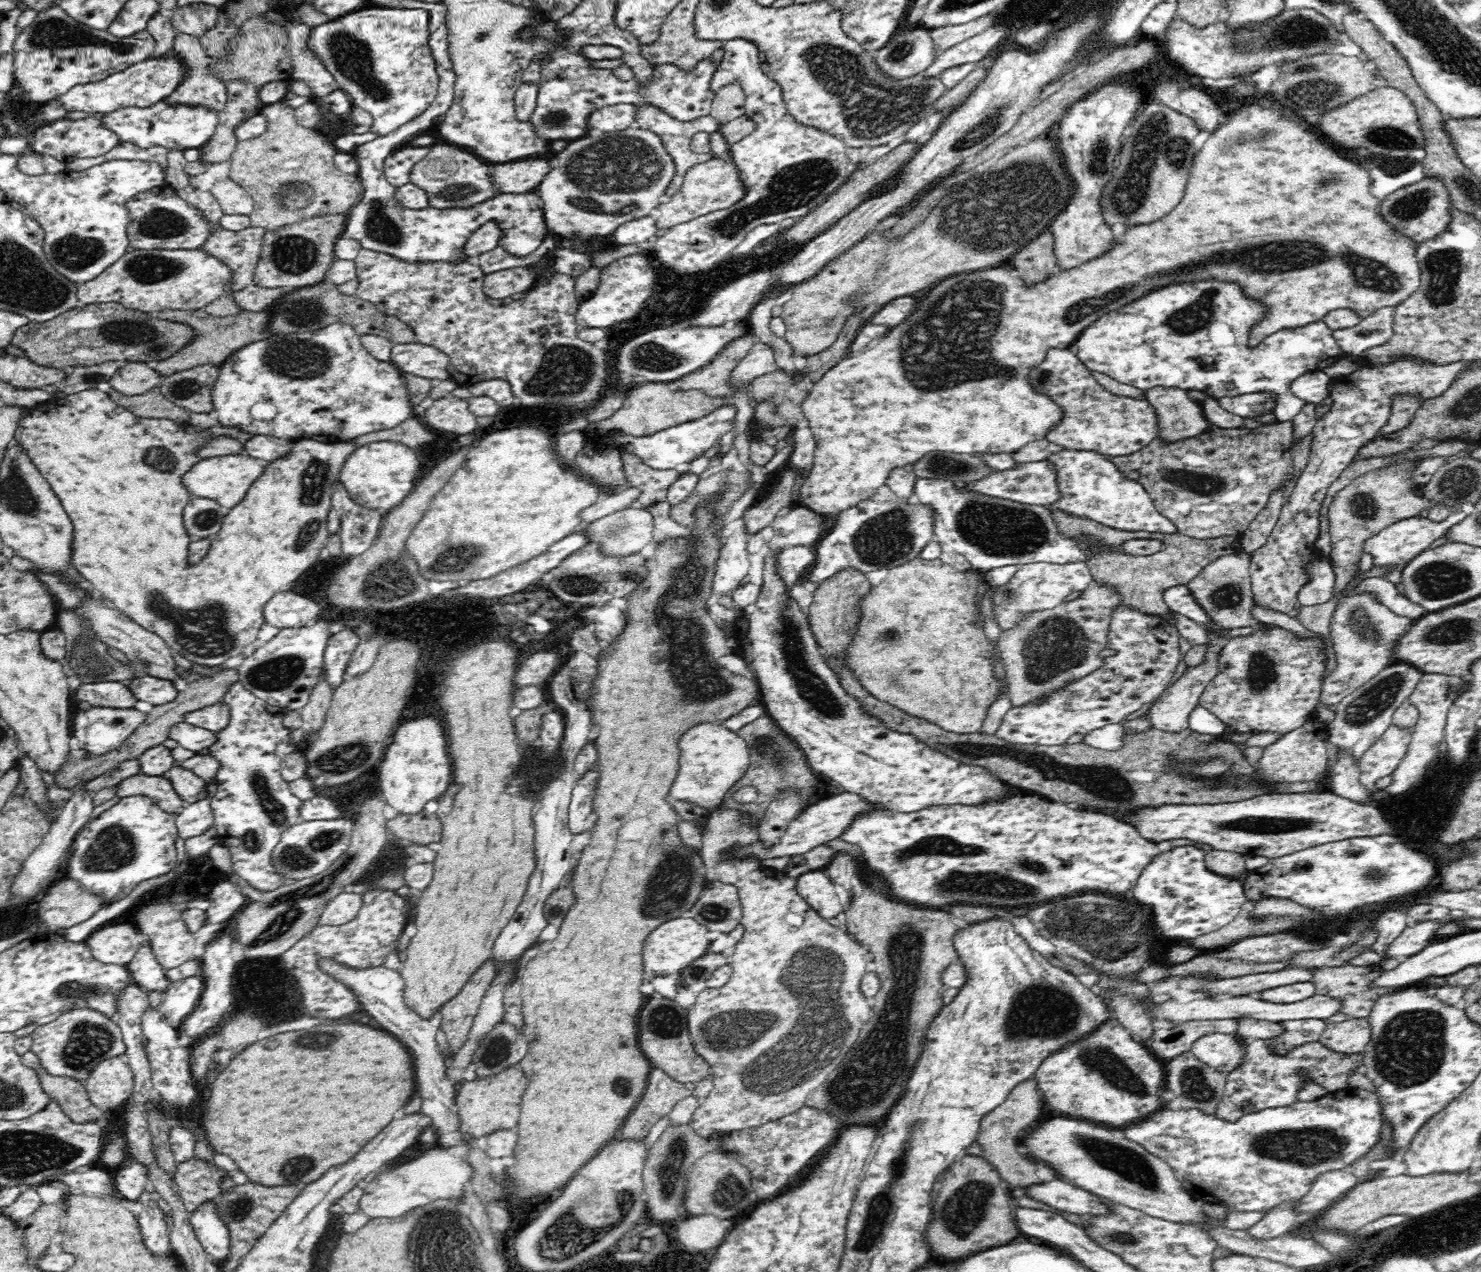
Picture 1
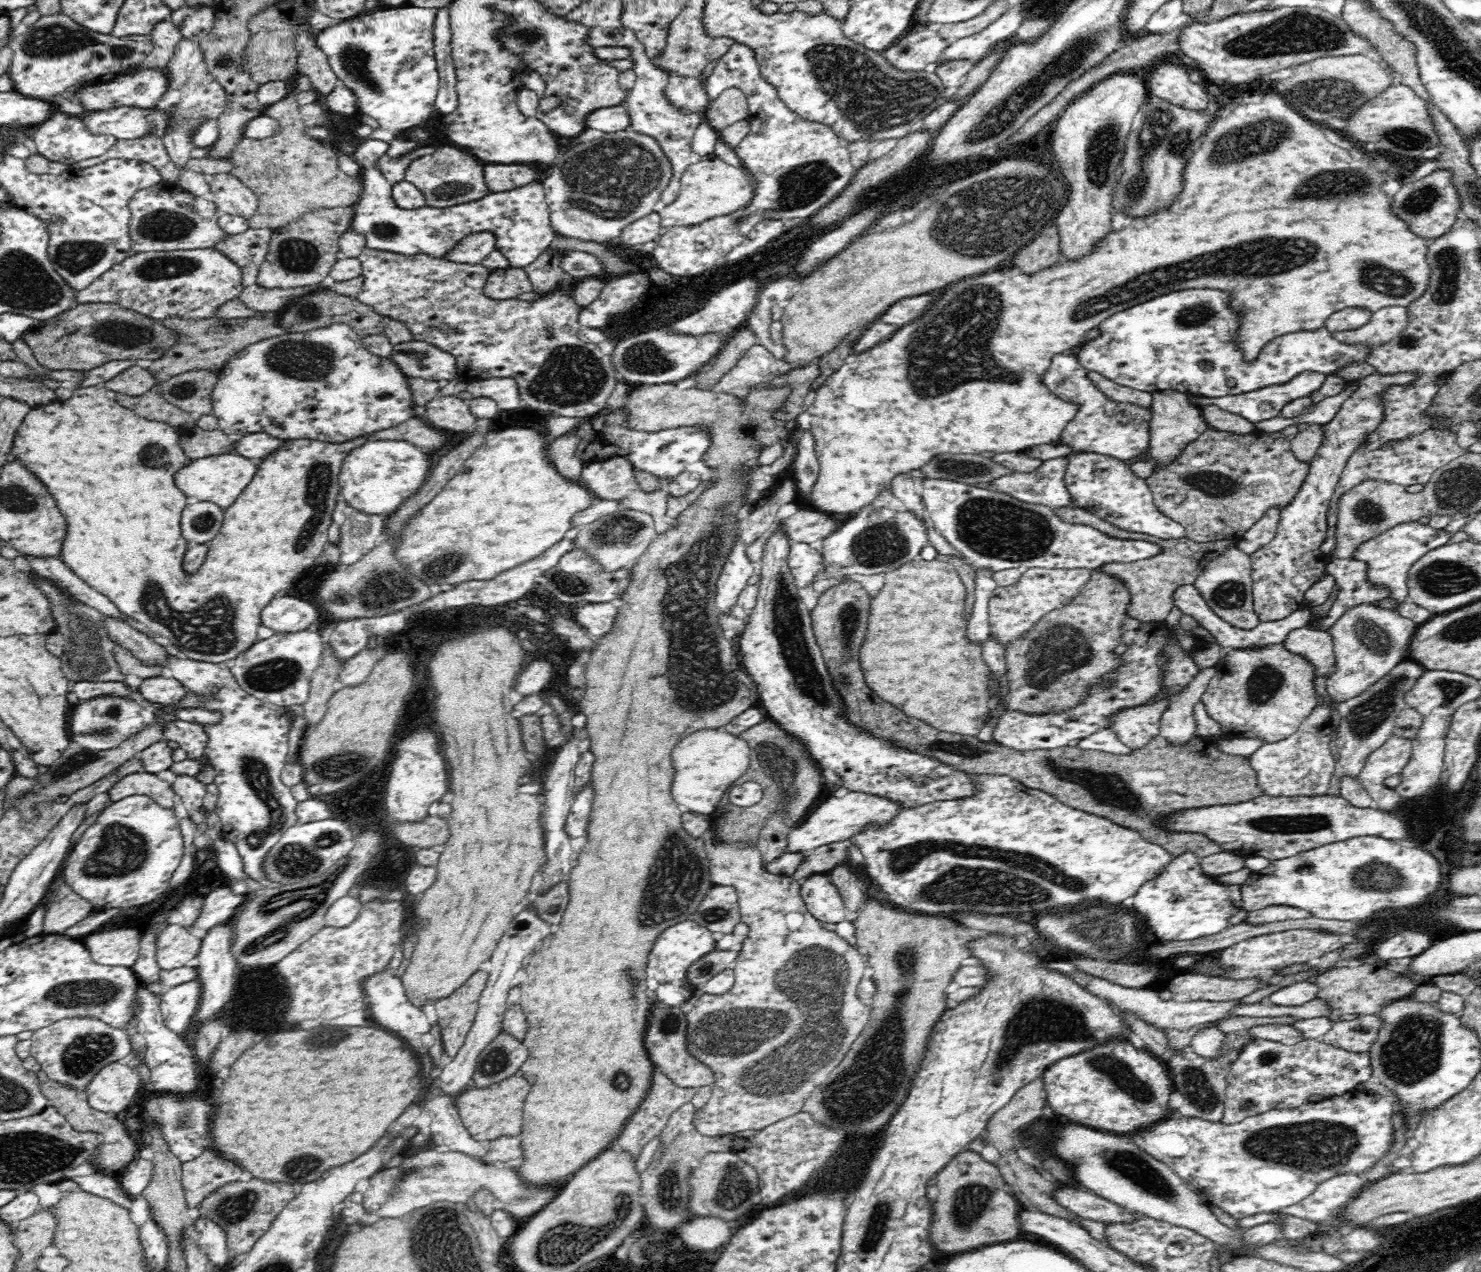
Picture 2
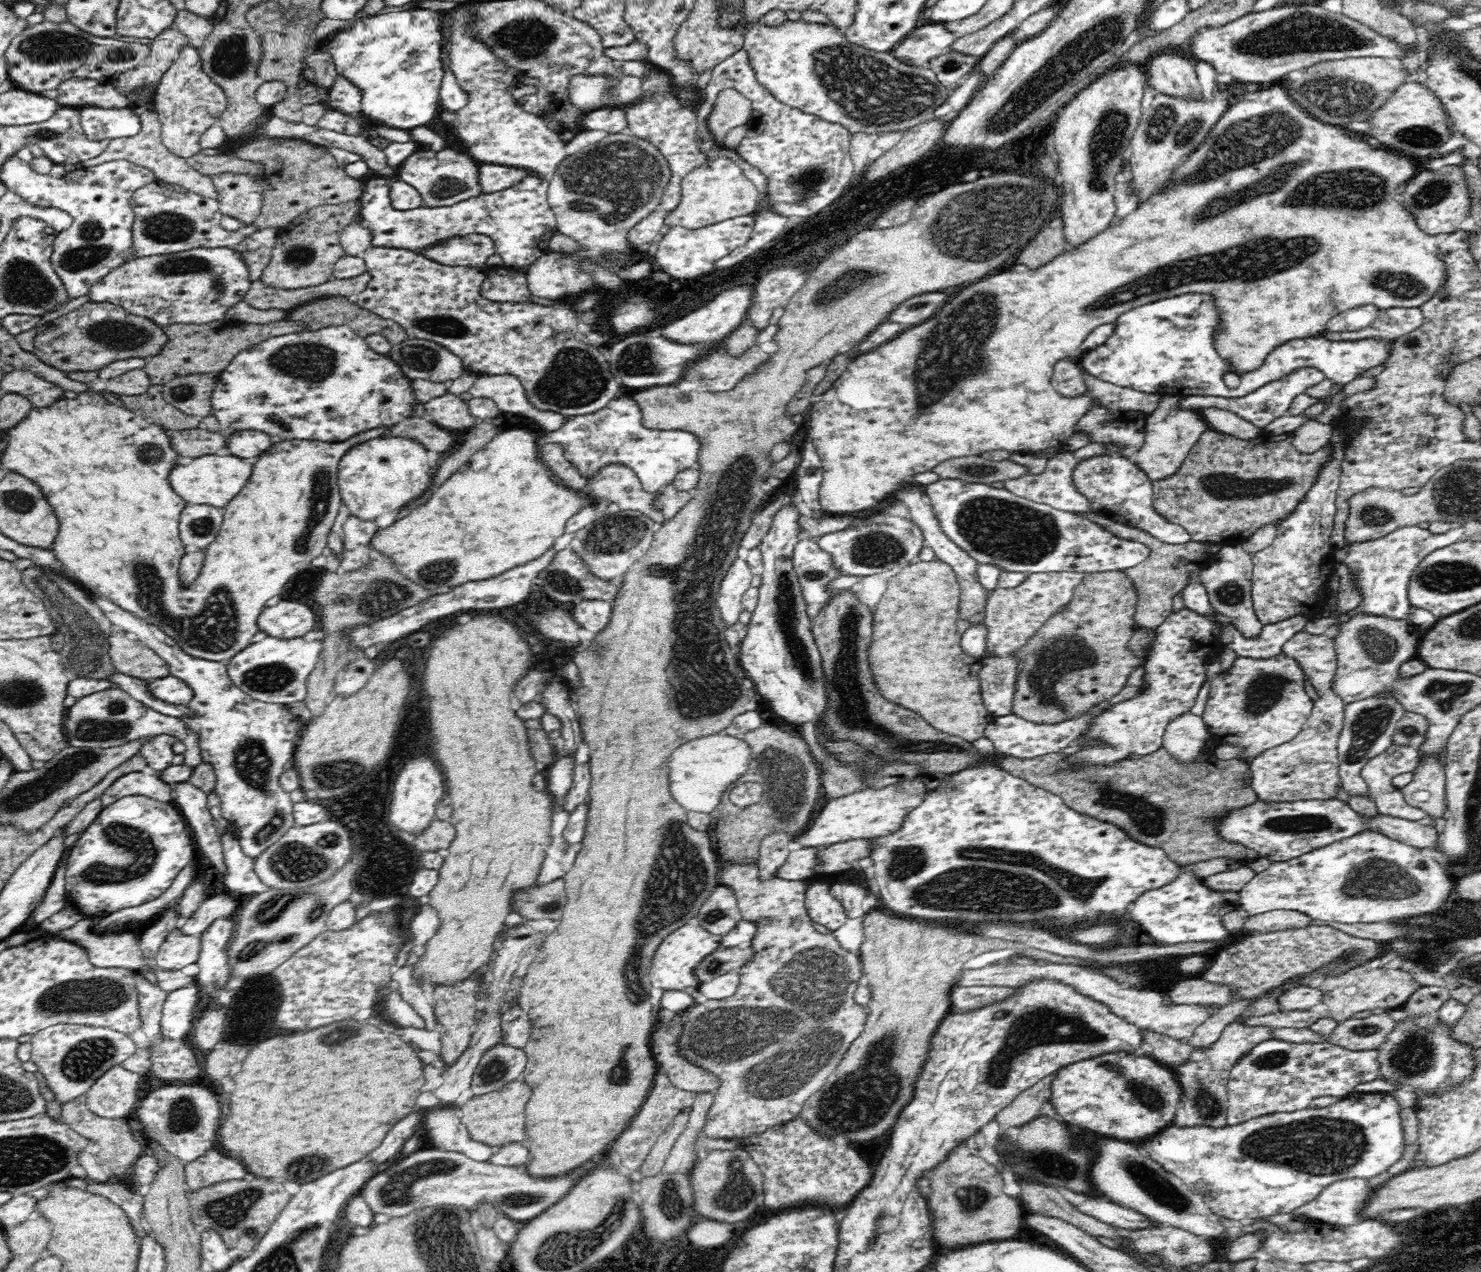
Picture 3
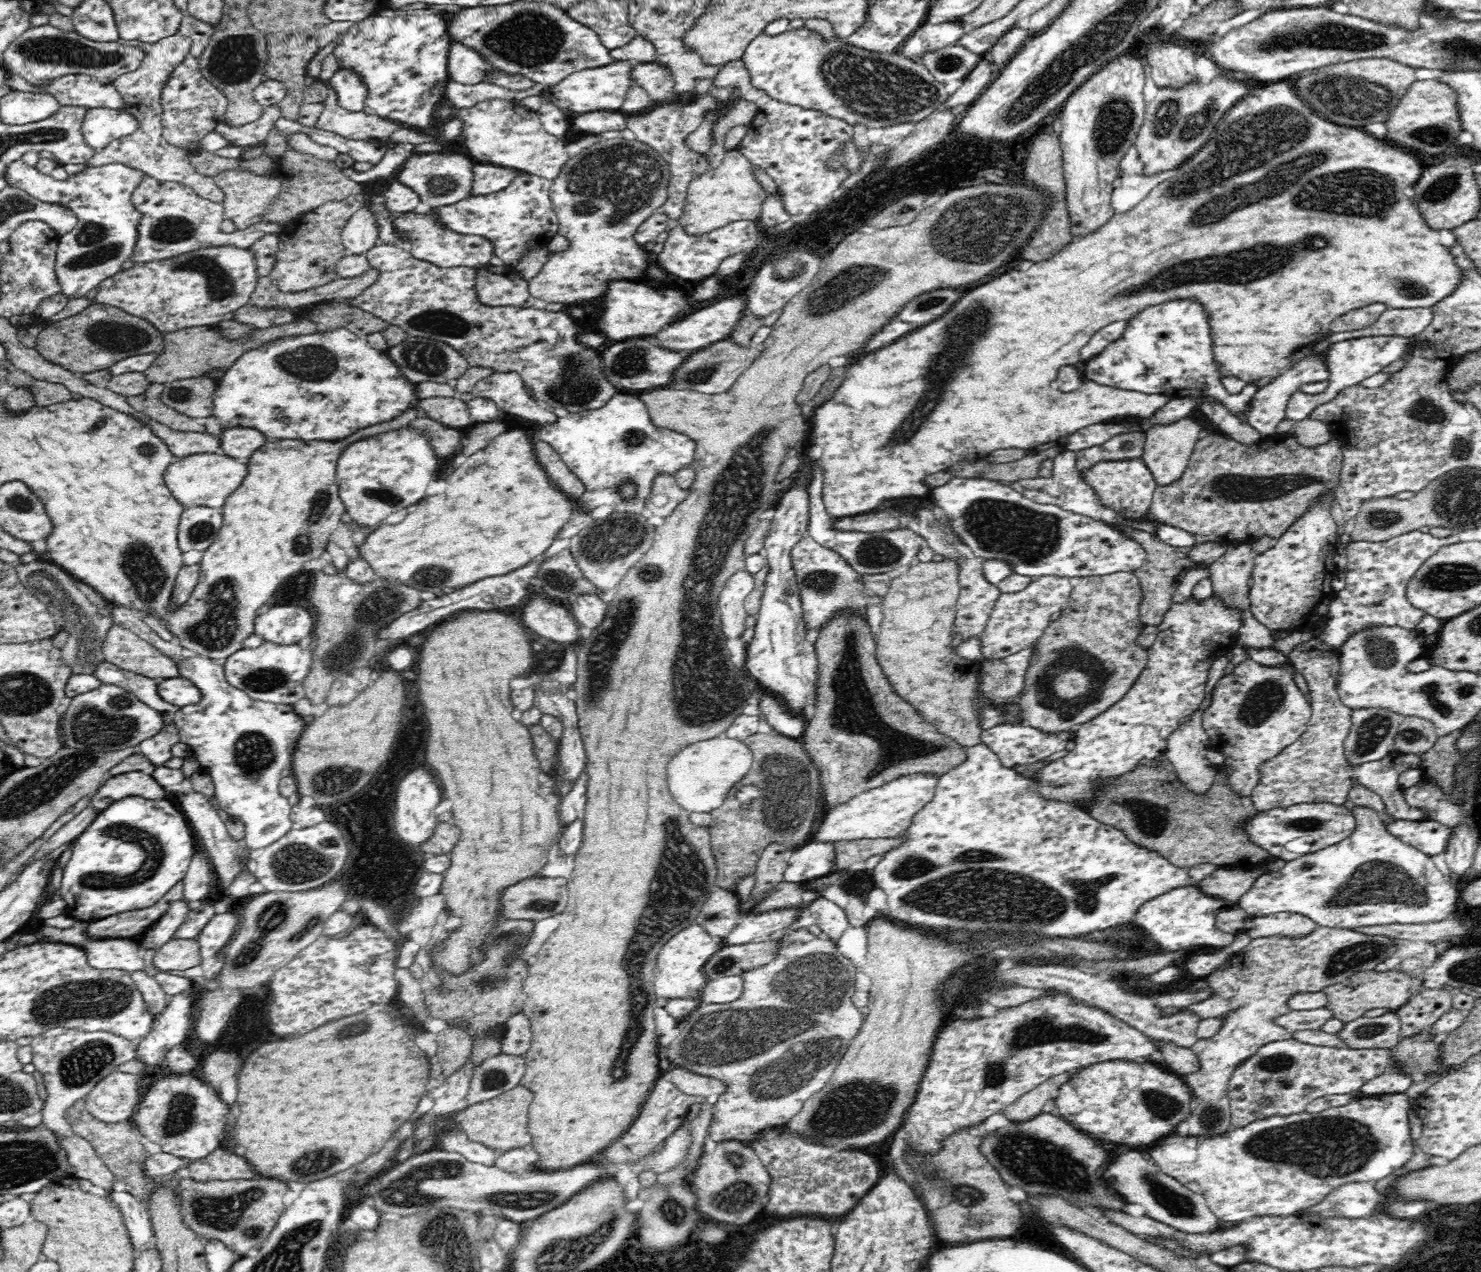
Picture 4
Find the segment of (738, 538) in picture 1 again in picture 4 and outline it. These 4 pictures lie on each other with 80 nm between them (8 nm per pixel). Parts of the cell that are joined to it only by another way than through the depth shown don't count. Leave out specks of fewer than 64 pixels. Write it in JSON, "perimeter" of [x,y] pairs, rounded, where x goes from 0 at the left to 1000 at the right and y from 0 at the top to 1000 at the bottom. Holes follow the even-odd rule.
{"perimeter":[[[498,449],[490,458],[485,470],[488,483],[488,497],[490,502],[500,502],[504,494],[502,472],[509,464],[509,454],[505,449]]]}

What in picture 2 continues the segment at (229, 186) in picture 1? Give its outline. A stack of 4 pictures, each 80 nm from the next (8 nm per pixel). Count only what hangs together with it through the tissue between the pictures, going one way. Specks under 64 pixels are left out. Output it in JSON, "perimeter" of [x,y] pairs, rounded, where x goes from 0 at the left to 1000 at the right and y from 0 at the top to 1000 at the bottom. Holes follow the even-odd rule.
{"perimeter":[[[157,136],[143,138],[141,143],[143,158],[149,168],[163,170],[169,173],[174,166],[174,153]]]}

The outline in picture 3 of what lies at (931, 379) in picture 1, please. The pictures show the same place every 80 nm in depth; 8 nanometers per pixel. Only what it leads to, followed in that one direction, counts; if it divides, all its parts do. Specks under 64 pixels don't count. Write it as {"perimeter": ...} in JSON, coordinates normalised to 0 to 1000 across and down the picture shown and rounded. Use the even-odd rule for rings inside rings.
{"perimeter":[[[859,68],[856,71],[851,71],[851,75],[848,79],[837,79],[836,82],[831,83],[828,88],[826,88],[825,93],[822,94],[822,97],[818,101],[817,105],[816,105],[815,109],[804,122],[802,125],[799,126],[795,132],[793,132],[793,135],[790,138],[790,143],[787,146],[785,146],[783,149],[781,149],[778,154],[775,154],[775,157],[768,161],[767,165],[762,167],[759,171],[755,171],[755,175],[751,175],[748,179],[746,179],[740,186],[737,186],[736,189],[728,193],[725,193],[721,195],[717,200],[713,201],[713,204],[708,205],[707,208],[703,208],[700,211],[700,212],[693,212],[693,214],[677,214],[677,215],[673,215],[673,217],[668,217],[666,220],[662,220],[651,228],[648,228],[631,250],[628,250],[627,253],[621,255],[621,256],[617,256],[612,261],[609,261],[606,266],[604,266],[602,269],[600,268],[600,270],[586,276],[586,278],[583,278],[583,280],[575,284],[575,286],[573,286],[572,290],[570,292],[570,294],[564,299],[564,301],[556,309],[554,310],[555,313],[553,316],[548,318],[544,325],[546,329],[546,333],[547,334],[546,341],[547,346],[550,350],[551,355],[553,357],[554,362],[556,369],[556,376],[555,381],[554,382],[554,397],[555,397],[555,401],[556,401],[559,405],[574,405],[575,403],[581,403],[586,401],[590,399],[596,392],[600,392],[602,390],[605,385],[608,385],[610,381],[612,381],[612,376],[613,374],[617,374],[617,373],[621,373],[621,371],[625,371],[625,369],[629,369],[632,368],[635,363],[637,363],[639,360],[647,360],[647,358],[660,358],[663,355],[668,355],[668,354],[681,354],[682,355],[686,356],[693,356],[693,355],[700,355],[701,354],[705,354],[706,352],[710,352],[716,351],[719,347],[719,346],[726,340],[726,336],[729,334],[729,329],[734,326],[734,324],[736,322],[738,322],[740,318],[745,320],[749,323],[749,325],[754,323],[766,323],[771,324],[776,326],[777,324],[780,323],[780,321],[783,319],[785,311],[775,310],[772,308],[768,308],[764,307],[764,305],[759,305],[754,303],[751,301],[747,301],[735,292],[731,294],[731,298],[732,299],[732,303],[733,303],[733,308],[732,310],[728,310],[728,311],[717,311],[712,305],[710,305],[710,295],[712,292],[712,288],[714,284],[718,282],[722,282],[727,284],[729,282],[729,278],[728,277],[729,272],[733,267],[733,265],[736,261],[737,261],[741,256],[745,255],[749,255],[754,253],[754,250],[756,248],[758,248],[760,245],[764,244],[765,242],[771,241],[772,239],[777,239],[783,236],[786,236],[789,233],[797,233],[798,231],[802,231],[802,230],[812,230],[812,231],[818,231],[818,235],[820,235],[820,240],[821,240],[821,244],[822,244],[822,256],[821,256],[820,265],[820,274],[822,279],[829,285],[829,292],[835,293],[838,295],[840,293],[843,293],[847,291],[849,291],[856,282],[856,280],[861,277],[861,274],[866,272],[866,270],[871,270],[874,267],[883,267],[885,264],[894,263],[896,261],[896,253],[902,248],[904,248],[905,245],[921,241],[922,239],[927,239],[930,242],[937,243],[937,242],[956,242],[959,241],[961,239],[963,239],[975,224],[977,221],[977,212],[976,207],[975,207],[975,203],[973,203],[972,200],[972,193],[970,185],[963,184],[961,181],[959,181],[957,175],[956,175],[955,170],[947,161],[947,157],[945,156],[946,153],[944,151],[944,147],[952,143],[956,137],[957,137],[956,128],[955,125],[951,122],[942,121],[939,119],[932,116],[928,112],[926,112],[922,108],[920,105],[917,105],[916,104],[913,104],[907,100],[903,100],[903,98],[896,97],[893,95],[890,95],[889,93],[884,90],[884,89],[878,83],[875,82],[874,79],[872,79],[872,75],[869,71],[867,71],[866,68]]]}

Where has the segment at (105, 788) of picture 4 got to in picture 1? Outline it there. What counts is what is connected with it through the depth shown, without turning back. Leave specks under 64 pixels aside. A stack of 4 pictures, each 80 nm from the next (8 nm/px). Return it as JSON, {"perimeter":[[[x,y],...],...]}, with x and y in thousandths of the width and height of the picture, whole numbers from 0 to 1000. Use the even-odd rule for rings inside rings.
{"perimeter":[[[95,607],[84,612],[78,618],[78,626],[81,628],[93,624],[103,627],[112,638],[119,638],[124,633],[124,630],[117,621],[115,615],[109,610],[100,610]]]}

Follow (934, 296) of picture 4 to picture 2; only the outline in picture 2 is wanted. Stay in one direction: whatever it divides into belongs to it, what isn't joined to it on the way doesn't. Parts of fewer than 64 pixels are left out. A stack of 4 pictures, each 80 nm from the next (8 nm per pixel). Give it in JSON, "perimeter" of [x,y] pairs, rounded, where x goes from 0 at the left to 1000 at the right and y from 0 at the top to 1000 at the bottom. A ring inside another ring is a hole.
{"perimeter":[[[623,231],[623,233],[616,233],[616,234],[610,234],[608,237],[603,239],[594,250],[598,255],[614,255],[616,252],[620,252],[628,241],[629,241],[631,234],[628,231]]]}

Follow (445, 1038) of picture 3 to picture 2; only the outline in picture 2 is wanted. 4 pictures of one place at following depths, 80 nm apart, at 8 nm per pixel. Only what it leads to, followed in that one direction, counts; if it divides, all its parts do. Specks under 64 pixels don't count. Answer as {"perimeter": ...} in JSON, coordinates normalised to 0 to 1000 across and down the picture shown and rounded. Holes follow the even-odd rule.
{"perimeter":[[[321,764],[305,781],[294,787],[296,796],[296,812],[300,829],[305,833],[313,822],[323,792],[330,764]]]}

